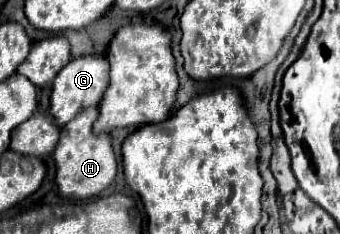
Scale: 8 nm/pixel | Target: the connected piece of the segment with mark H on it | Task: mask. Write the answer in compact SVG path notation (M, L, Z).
M96 108L82 110L72 122L64 124L60 130L60 140L54 150L56 162L56 188L60 196L66 198L92 198L108 188L118 172L118 162L112 152L108 134L92 134L94 118L98 116Z

